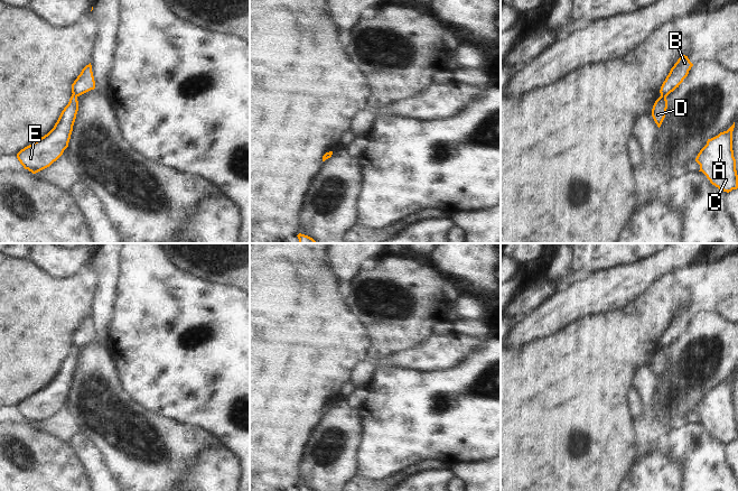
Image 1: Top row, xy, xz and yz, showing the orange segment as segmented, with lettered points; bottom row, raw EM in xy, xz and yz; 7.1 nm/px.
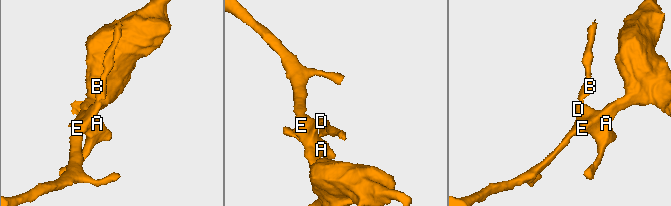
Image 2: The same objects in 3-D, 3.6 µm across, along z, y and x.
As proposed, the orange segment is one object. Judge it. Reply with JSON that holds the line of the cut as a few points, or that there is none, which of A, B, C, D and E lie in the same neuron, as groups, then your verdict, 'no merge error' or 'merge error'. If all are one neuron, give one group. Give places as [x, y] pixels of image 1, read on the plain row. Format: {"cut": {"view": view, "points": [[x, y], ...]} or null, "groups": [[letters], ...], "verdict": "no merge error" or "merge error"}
{"cut": {"view": "yz", "points": [[661, 345], [665, 348]]}, "groups": [["A", "C", "D", "E"], ["B"]], "verdict": "merge error"}

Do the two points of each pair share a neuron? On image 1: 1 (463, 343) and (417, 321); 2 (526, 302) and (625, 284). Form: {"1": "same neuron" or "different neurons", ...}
{"1": "different neurons", "2": "different neurons"}

